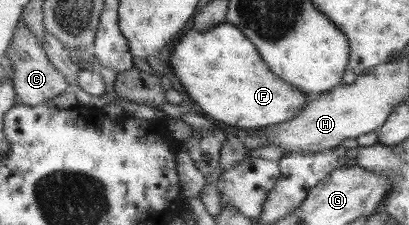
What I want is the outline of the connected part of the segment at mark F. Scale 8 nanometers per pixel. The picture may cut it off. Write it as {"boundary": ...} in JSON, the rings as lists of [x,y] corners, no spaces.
{"boundary":[[[228,20],[205,31],[191,28],[176,43],[168,64],[171,65],[185,92],[201,108],[202,114],[224,126],[257,130],[276,126],[294,118],[310,102],[310,98],[312,99],[274,74],[261,57],[258,47]]]}

